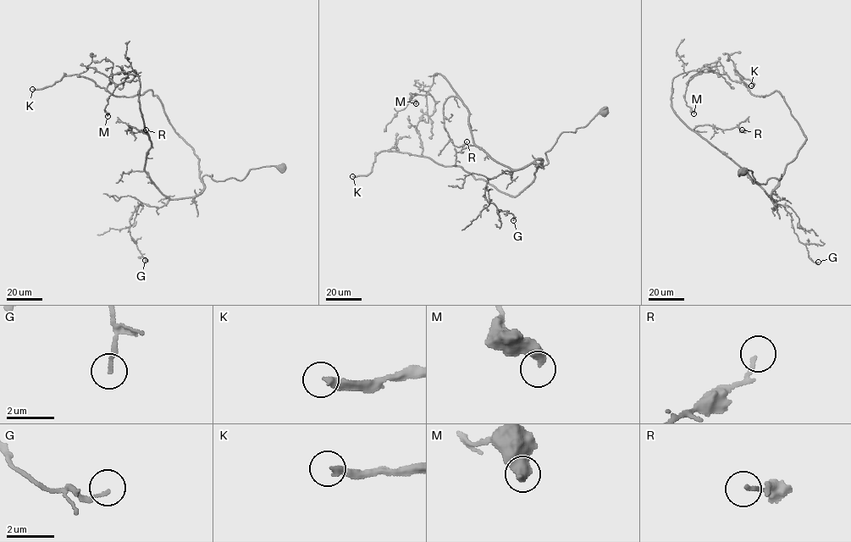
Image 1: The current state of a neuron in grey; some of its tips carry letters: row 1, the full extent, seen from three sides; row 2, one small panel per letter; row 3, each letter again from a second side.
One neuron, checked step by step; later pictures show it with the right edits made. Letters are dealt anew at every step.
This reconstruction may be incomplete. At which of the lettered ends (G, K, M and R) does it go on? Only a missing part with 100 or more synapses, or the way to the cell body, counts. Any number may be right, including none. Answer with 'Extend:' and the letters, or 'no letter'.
Extend: K

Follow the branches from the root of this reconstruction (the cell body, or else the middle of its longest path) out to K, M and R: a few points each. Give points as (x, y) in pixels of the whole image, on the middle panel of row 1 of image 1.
K: (604, 111), (562, 132), (516, 196), (458, 166), (397, 151), (380, 151), (369, 173), (352, 176)
M: (604, 111), (562, 132), (533, 181), (511, 196), (421, 155), (416, 126), (435, 102), (411, 93), (416, 103)
R: (604, 111), (562, 132), (542, 167), (511, 169), (474, 144), (467, 107), (450, 96), (444, 129), (466, 141)

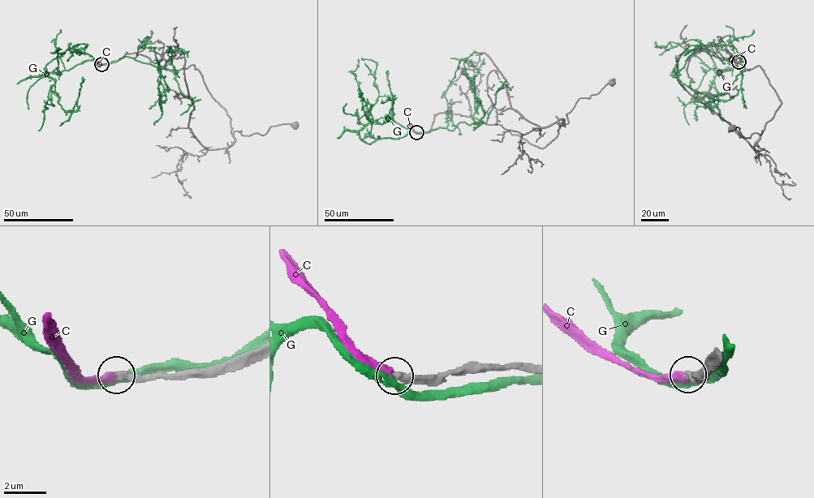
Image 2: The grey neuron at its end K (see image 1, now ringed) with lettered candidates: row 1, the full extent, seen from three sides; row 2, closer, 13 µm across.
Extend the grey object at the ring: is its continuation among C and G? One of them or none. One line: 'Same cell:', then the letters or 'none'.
Same cell: C

